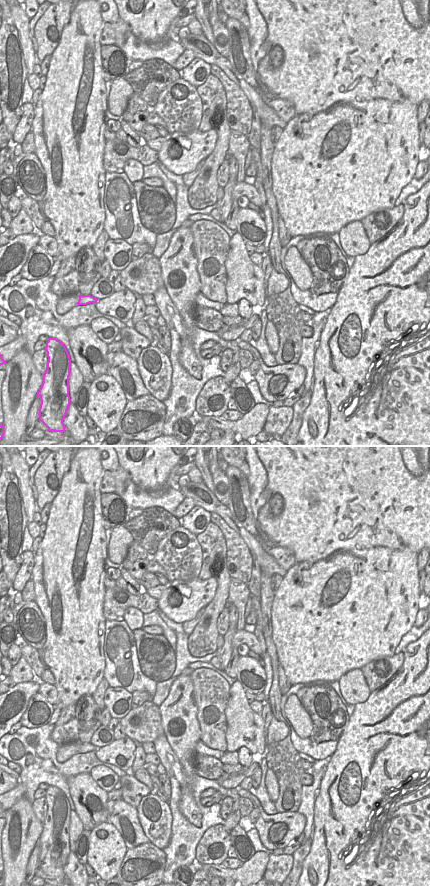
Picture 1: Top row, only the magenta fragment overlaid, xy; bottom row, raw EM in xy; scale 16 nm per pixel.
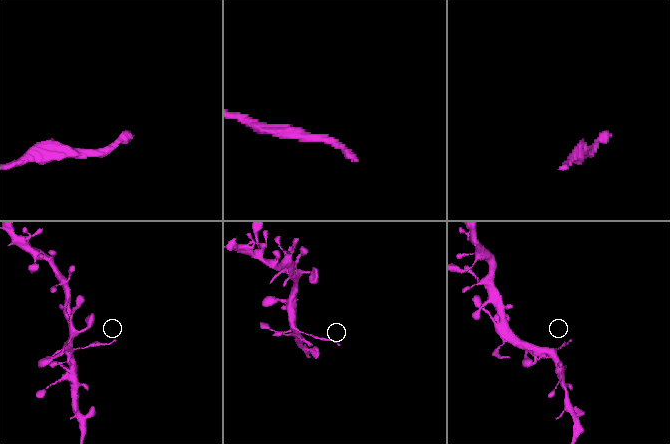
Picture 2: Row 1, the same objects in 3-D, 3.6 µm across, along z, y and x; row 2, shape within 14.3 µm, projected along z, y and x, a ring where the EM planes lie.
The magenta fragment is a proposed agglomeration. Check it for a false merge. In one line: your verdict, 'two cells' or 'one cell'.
two cells

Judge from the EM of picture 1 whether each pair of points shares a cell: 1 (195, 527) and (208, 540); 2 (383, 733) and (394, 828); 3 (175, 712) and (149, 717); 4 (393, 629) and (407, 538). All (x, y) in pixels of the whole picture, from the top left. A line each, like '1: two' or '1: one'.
1: two
2: one
3: two
4: two

